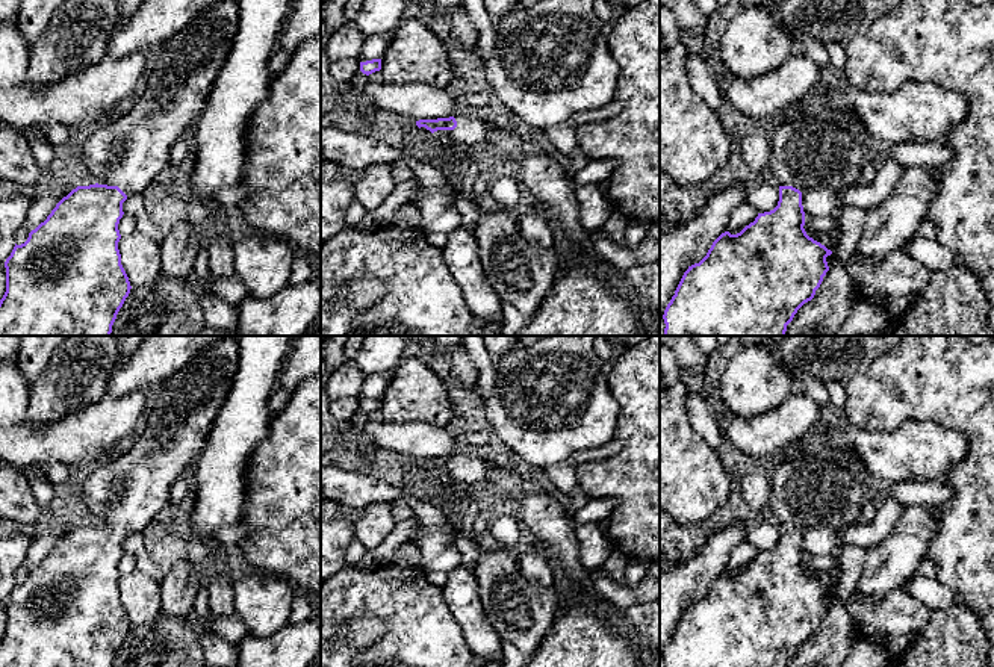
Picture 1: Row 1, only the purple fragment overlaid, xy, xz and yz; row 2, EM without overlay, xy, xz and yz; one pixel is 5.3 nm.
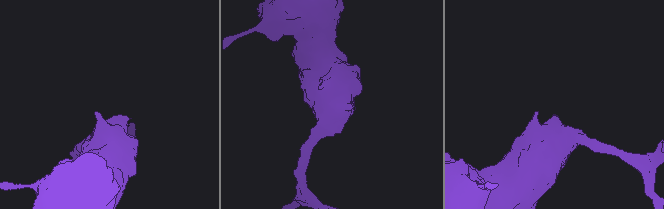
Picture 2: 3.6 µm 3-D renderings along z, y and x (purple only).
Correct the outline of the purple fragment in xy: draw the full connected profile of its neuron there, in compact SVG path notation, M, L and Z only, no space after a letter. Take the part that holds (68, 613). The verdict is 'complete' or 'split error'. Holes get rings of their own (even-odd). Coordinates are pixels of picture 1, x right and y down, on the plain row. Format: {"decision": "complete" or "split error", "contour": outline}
{"decision": "split error", "contour": "M225 336L150 390L147 423L139 439L127 452L95 469L83 484L85 505L97 522L73 528L56 543L47 558L29 572L24 582L15 582L6 597L6 631L0 638L0 667L112 667L132 628L118 588L123 541L133 532L148 534L156 528L157 516L168 507L171 486L203 452L213 420L235 381L238 366L238 336Z"}

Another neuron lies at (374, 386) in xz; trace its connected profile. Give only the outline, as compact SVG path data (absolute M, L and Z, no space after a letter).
M384 372L372 377L366 377L360 389L359 399L366 401L372 398L381 398L390 383L392 372Z

